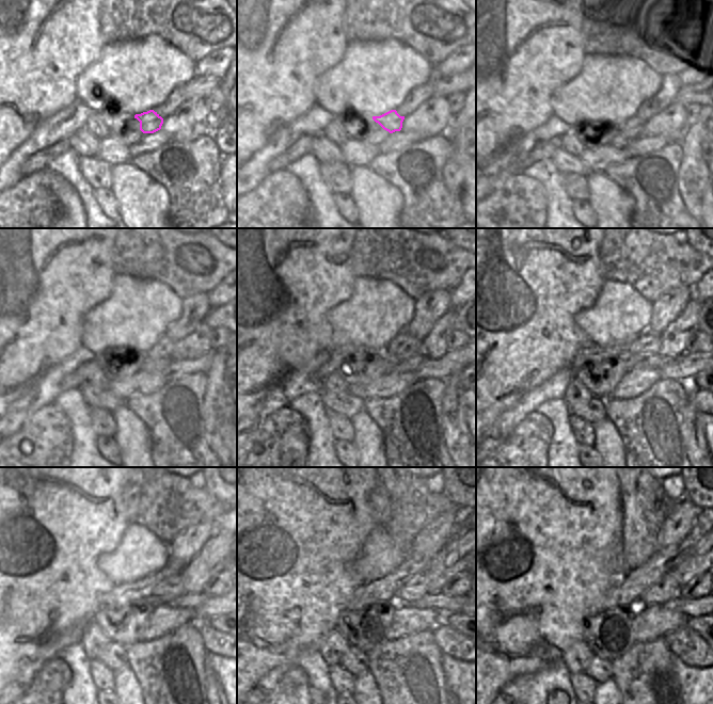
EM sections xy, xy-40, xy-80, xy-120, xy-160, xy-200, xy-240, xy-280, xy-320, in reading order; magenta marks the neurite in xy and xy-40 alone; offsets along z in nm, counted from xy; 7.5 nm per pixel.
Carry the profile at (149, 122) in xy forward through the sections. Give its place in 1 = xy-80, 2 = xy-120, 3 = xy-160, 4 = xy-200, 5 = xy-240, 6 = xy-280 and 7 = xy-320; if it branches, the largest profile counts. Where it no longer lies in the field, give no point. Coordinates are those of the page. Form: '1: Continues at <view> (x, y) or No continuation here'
1: Continues at xy-80 (633, 122)
2: Continues at xy-120 (160, 364)
3: Continues at xy-160 (411, 364)
4: Continues at xy-200 (656, 362)
5: Continues at xy-240 (185, 601)
6: Continues at xy-280 (441, 603)
7: Continues at xy-320 (692, 607)

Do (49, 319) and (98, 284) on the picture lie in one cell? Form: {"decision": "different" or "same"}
{"decision": "same"}

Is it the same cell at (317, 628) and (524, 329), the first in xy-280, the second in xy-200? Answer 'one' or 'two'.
one

